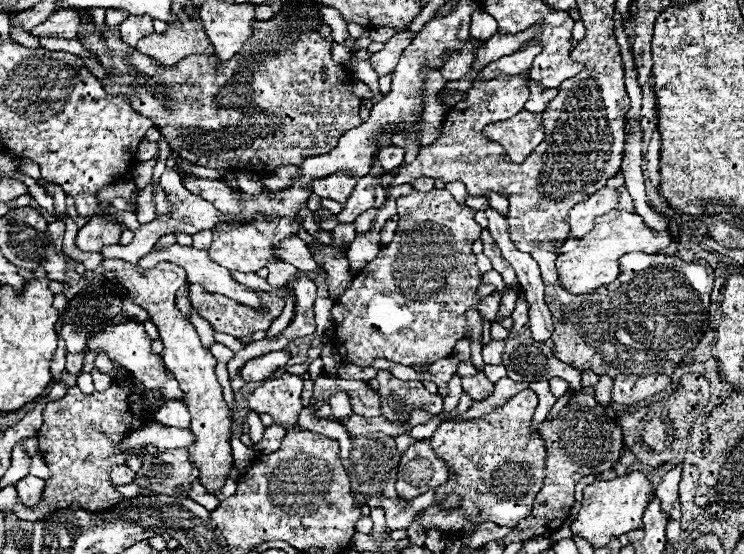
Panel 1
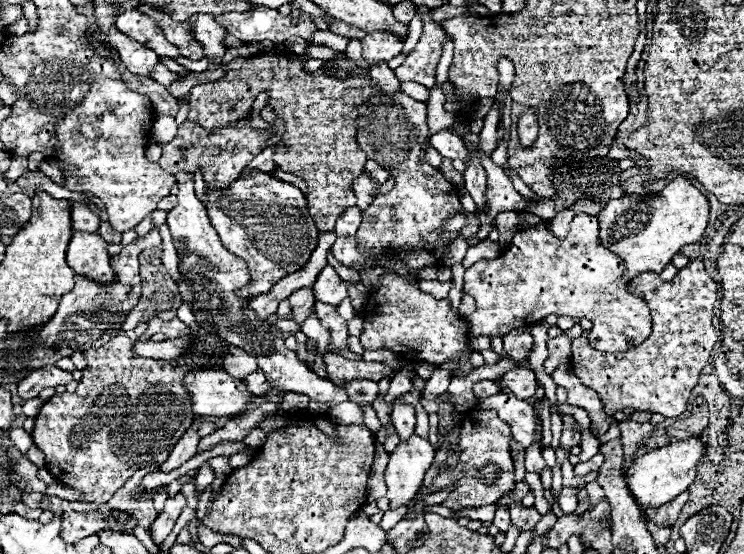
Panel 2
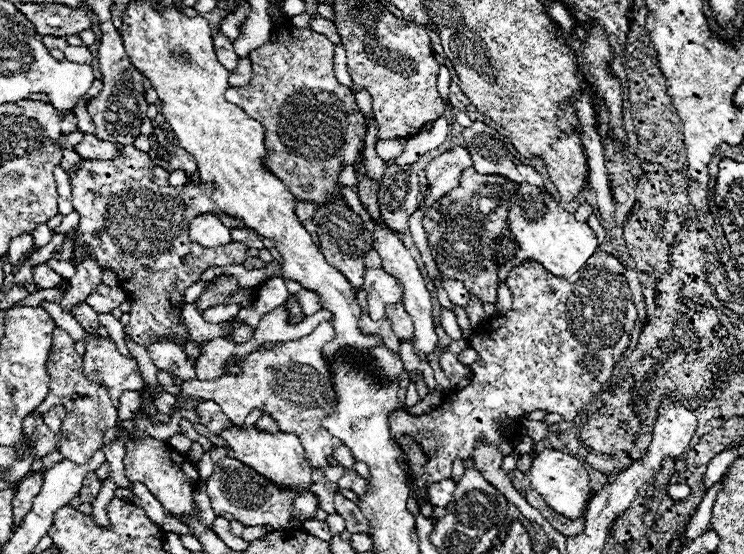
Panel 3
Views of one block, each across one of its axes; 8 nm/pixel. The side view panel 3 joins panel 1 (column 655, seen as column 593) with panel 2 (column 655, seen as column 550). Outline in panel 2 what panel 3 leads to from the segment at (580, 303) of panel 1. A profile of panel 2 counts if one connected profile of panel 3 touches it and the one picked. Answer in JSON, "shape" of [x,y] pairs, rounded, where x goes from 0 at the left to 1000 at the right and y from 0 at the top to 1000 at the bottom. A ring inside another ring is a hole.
{"shape":[[[927,469],[911,495],[892,509],[879,491],[866,491],[847,509],[847,527],[868,542],[876,567],[876,603],[868,617],[841,635],[804,635],[782,606],[769,612],[769,671],[788,700],[804,708],[812,740],[823,751],[841,733],[874,740],[895,755],[911,755],[925,733],[927,704],[962,621],[957,556],[965,538],[965,513],[946,487],[944,469]]]}

